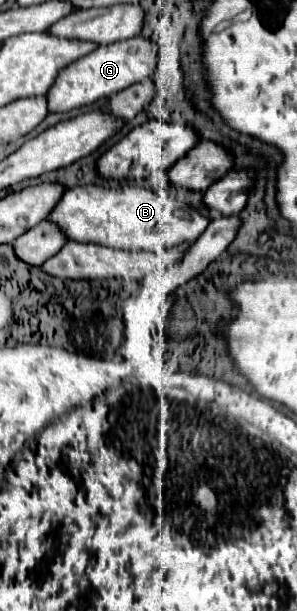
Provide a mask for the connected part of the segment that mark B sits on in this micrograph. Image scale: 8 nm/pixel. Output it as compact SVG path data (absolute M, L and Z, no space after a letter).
M77 186L63 194L61 202L47 216L57 222L69 240L95 242L121 250L157 250L177 242L195 240L209 224L209 218L169 192L155 192L145 186Z

